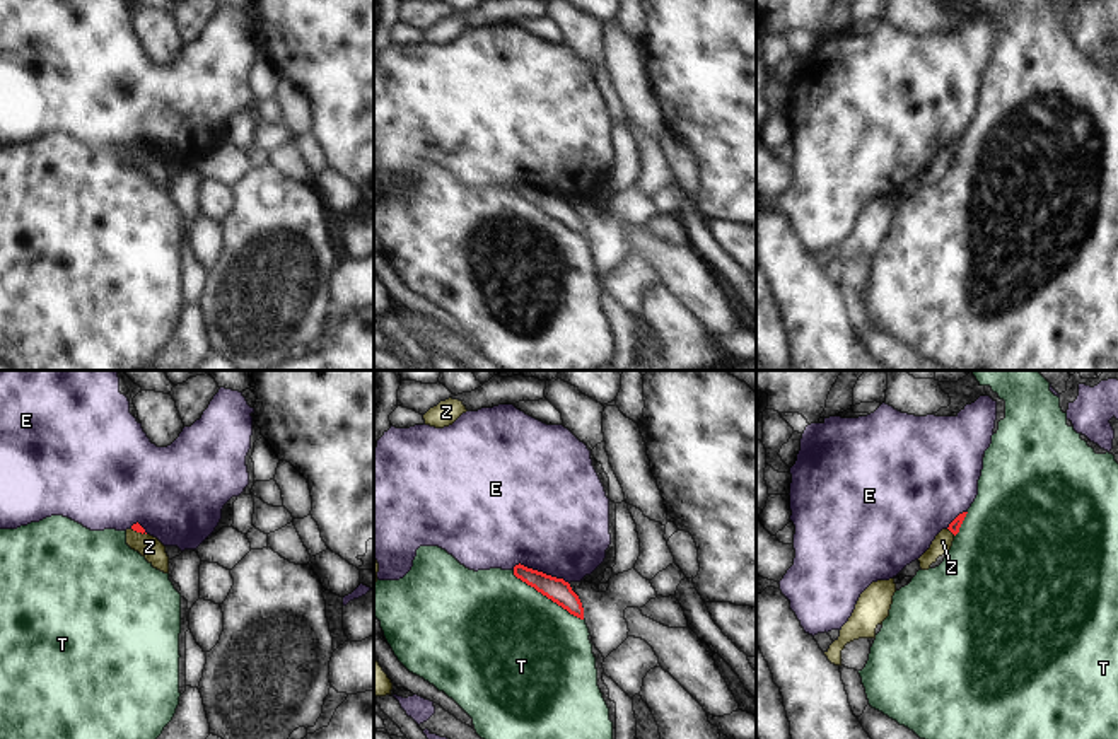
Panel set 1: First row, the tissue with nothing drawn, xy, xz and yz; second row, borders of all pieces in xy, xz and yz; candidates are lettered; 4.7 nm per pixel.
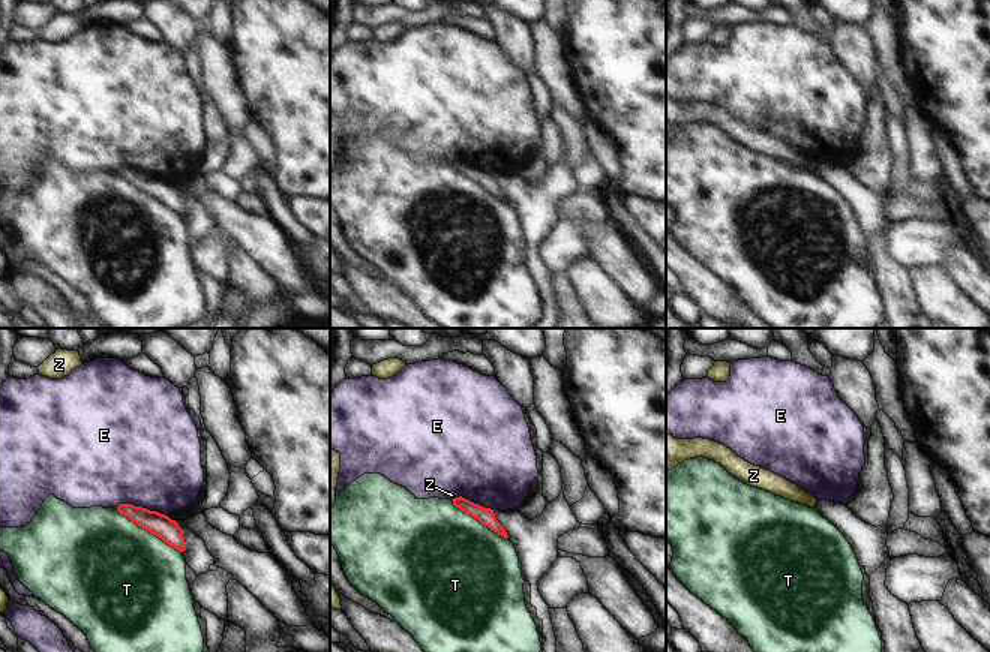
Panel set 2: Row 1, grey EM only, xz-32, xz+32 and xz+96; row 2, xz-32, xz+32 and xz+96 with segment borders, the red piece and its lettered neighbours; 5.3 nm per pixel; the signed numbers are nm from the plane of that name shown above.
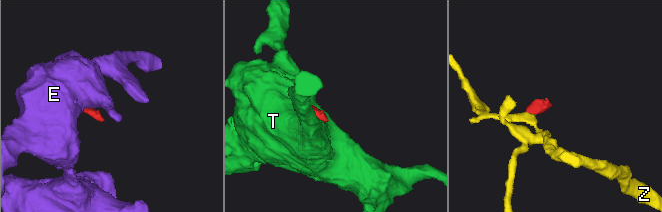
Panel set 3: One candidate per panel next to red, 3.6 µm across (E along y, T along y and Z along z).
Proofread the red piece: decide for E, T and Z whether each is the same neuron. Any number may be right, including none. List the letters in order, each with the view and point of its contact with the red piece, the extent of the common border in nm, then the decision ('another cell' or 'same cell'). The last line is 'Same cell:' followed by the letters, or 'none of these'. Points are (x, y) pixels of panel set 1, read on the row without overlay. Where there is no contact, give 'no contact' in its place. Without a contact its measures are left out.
E: xz (541, 190) | 280 nm | another cell
T: xz (547, 214) | 400 nm | another cell
Z: yz (951, 149) | 50 nm | another cell
Same cell: none of these

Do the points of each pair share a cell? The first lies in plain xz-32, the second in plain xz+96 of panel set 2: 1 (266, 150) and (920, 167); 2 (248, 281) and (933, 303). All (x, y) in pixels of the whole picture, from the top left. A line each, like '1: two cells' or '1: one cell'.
1: two cells
2: one cell

